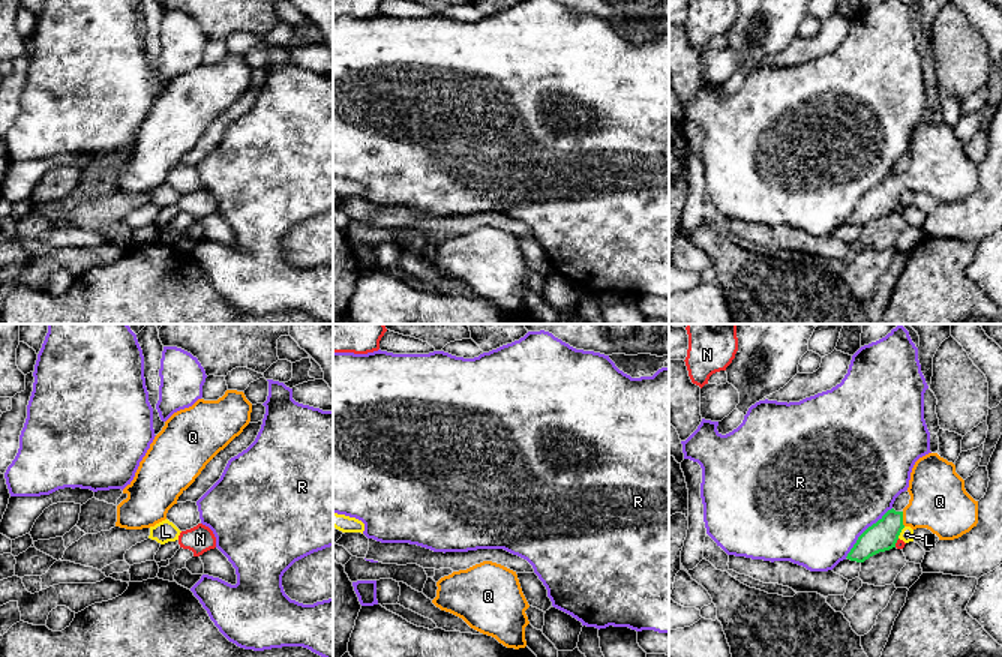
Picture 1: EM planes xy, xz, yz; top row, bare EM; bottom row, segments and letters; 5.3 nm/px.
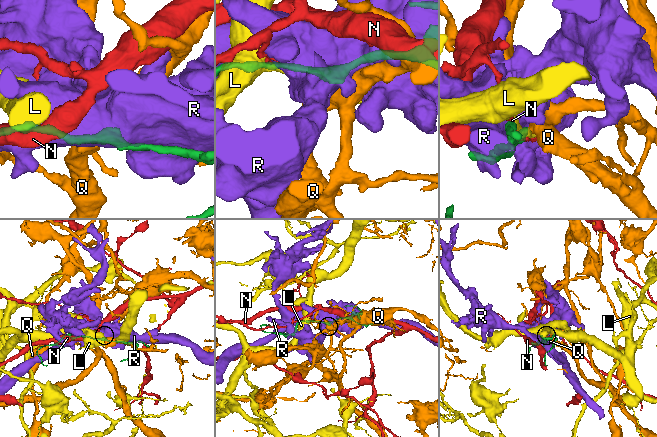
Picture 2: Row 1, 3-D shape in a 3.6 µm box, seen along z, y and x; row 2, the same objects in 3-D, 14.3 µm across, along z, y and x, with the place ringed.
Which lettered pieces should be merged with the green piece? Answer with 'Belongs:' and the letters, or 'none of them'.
Belongs: Q

